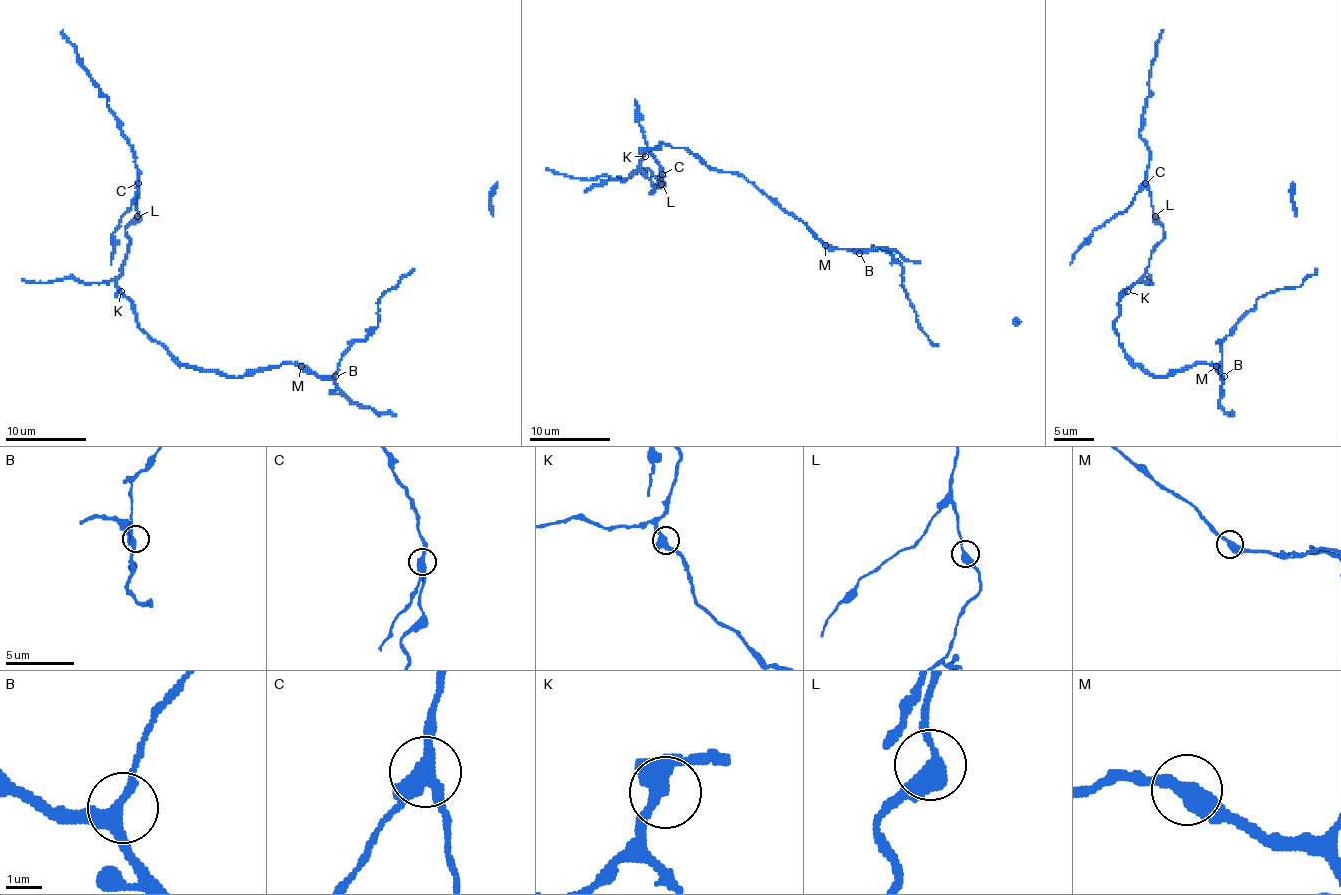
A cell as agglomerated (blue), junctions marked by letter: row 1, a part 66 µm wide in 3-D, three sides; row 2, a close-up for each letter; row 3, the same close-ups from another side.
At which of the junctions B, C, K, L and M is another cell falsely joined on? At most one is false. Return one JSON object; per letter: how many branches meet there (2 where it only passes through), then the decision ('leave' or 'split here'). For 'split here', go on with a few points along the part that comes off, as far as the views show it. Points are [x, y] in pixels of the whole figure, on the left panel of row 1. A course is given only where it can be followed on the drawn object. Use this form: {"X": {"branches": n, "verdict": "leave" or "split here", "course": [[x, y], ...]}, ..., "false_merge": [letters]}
{"B": {"branches": 3, "verdict": "leave"}, "C": {"branches": 3, "verdict": "split here", "course": [[137, 184], [135, 202], [113, 232], [111, 264]]}, "K": {"branches": 3, "verdict": "leave"}, "L": {"branches": 2, "verdict": "leave"}, "M": {"branches": 2, "verdict": "leave"}, "false_merge": ["C"]}

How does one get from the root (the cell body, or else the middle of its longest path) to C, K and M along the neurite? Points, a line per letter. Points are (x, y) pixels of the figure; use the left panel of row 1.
C: (214, 372), (182, 366), (153, 341), (117, 285), (129, 242), (125, 226), (137, 214), (137, 184)
K: (214, 372), (182, 366), (153, 341), (139, 327), (135, 305), (121, 291)
M: (214, 372), (242, 378), (283, 364), (301, 366)

